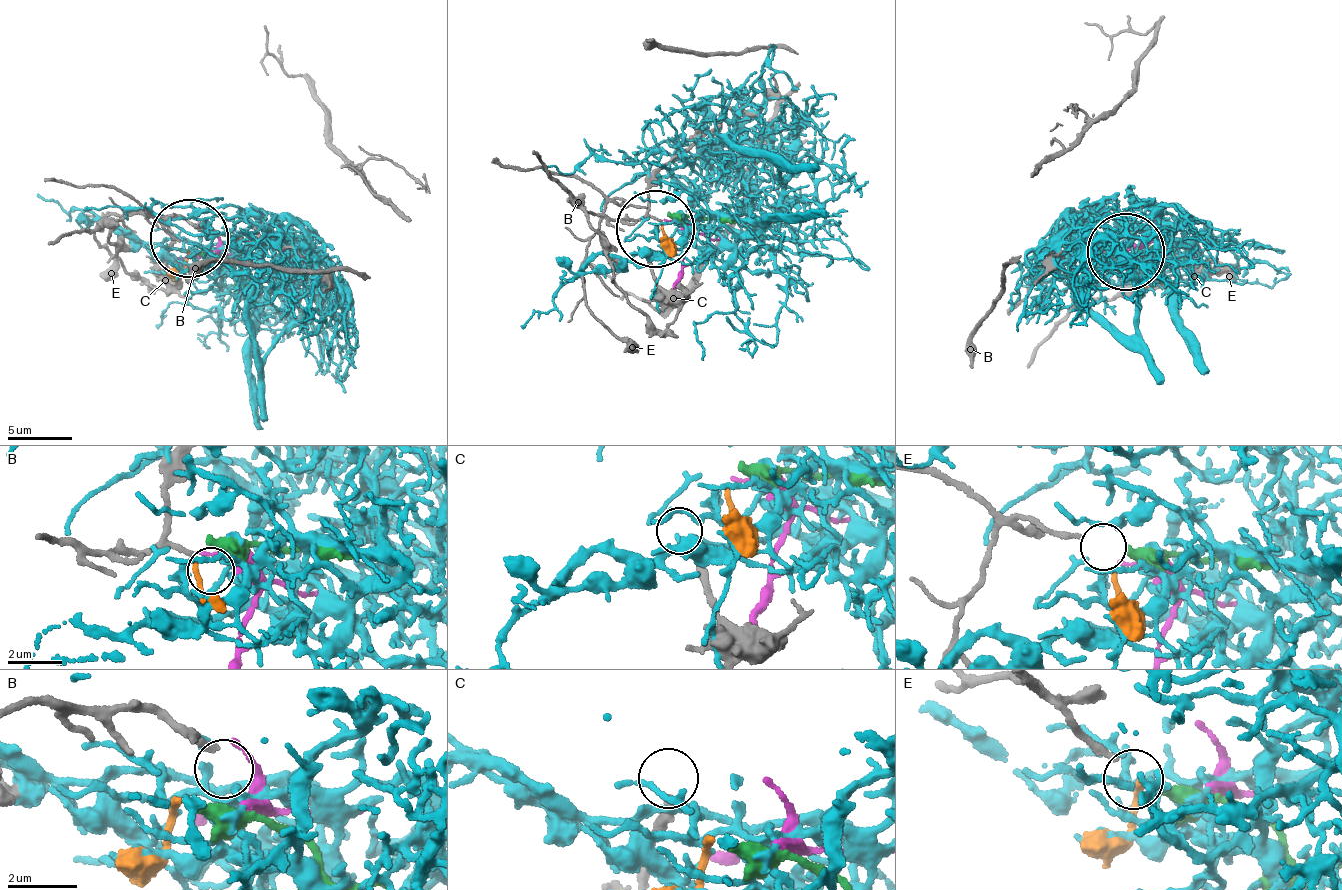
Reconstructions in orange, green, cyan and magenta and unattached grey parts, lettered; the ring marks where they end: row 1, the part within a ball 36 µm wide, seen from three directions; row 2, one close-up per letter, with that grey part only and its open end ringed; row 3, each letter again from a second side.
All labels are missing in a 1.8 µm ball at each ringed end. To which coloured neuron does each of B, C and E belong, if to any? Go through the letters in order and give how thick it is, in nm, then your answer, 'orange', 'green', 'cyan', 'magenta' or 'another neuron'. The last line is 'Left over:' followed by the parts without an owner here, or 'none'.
B: 190 nm | another neuron
C: 260 nm | another neuron
E: 190 nm | orange
Left over: B, C

